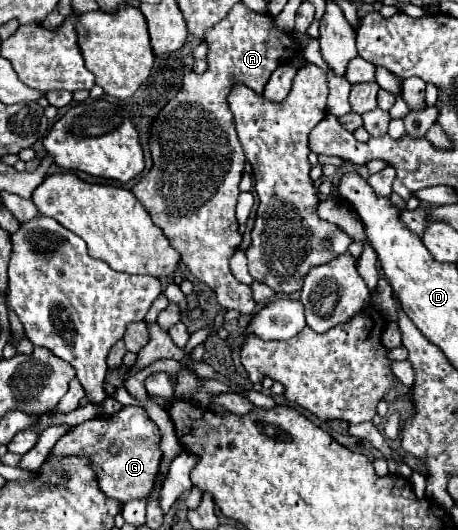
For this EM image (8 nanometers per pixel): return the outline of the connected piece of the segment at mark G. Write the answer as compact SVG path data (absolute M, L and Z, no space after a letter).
M125 407L123 411L107 419L91 419L71 429L71 433L63 435L57 441L57 445L51 451L51 457L81 455L91 459L101 491L111 499L127 503L133 499L147 497L151 493L153 479L163 459L159 441L159 429L149 419L147 411L141 407Z

